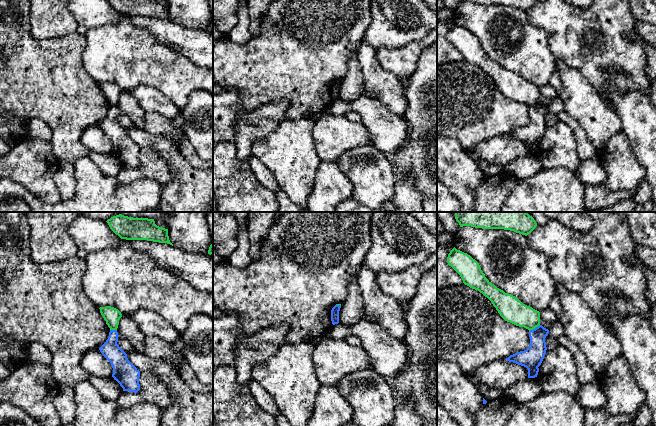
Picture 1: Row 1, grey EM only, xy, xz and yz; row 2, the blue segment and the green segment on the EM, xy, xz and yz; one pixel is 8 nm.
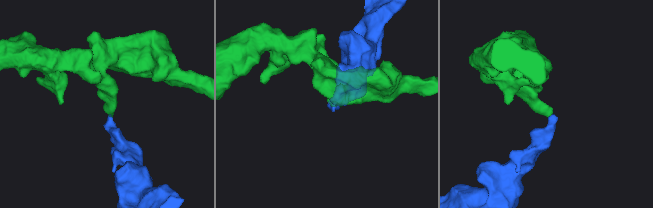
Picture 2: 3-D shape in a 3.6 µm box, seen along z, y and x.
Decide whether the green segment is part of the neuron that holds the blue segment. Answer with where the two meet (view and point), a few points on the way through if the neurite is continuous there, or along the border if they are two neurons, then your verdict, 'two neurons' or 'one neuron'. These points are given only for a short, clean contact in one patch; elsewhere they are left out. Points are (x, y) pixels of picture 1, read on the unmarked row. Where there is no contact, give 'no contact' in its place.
yz (535, 104) | along yz (539, 100), (529, 107) | two neurons

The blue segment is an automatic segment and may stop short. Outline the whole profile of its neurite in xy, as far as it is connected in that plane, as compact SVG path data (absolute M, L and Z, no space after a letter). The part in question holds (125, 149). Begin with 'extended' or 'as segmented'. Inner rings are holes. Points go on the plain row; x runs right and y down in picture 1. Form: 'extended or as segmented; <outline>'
as segmented; M110 106L106 118L99 124L102 131L111 139L112 153L123 167L137 169L140 166L140 147L128 136L127 130L119 123L117 106Z

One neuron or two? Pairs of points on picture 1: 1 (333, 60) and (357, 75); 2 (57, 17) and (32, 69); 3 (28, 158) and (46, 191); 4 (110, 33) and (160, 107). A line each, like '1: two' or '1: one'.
1: two
2: two
3: one
4: two

